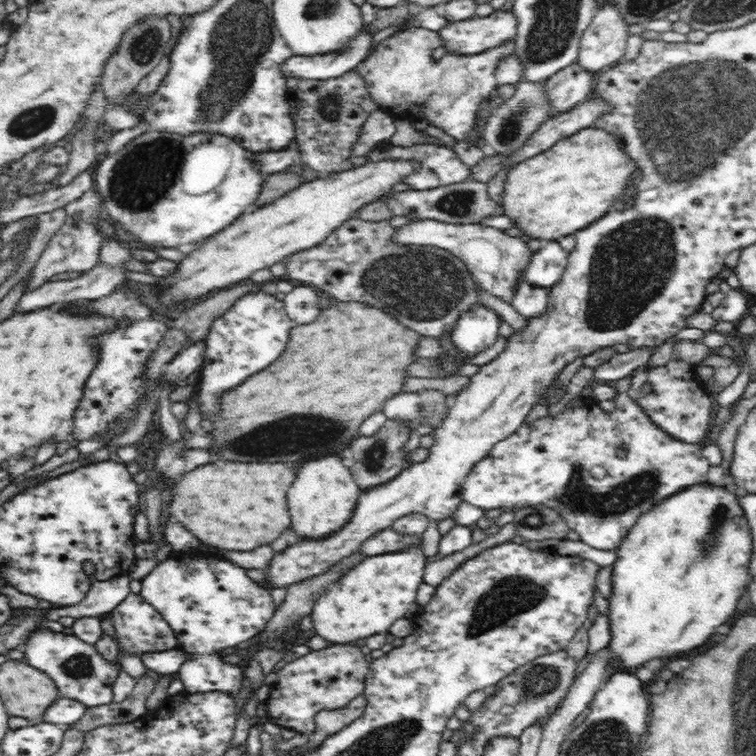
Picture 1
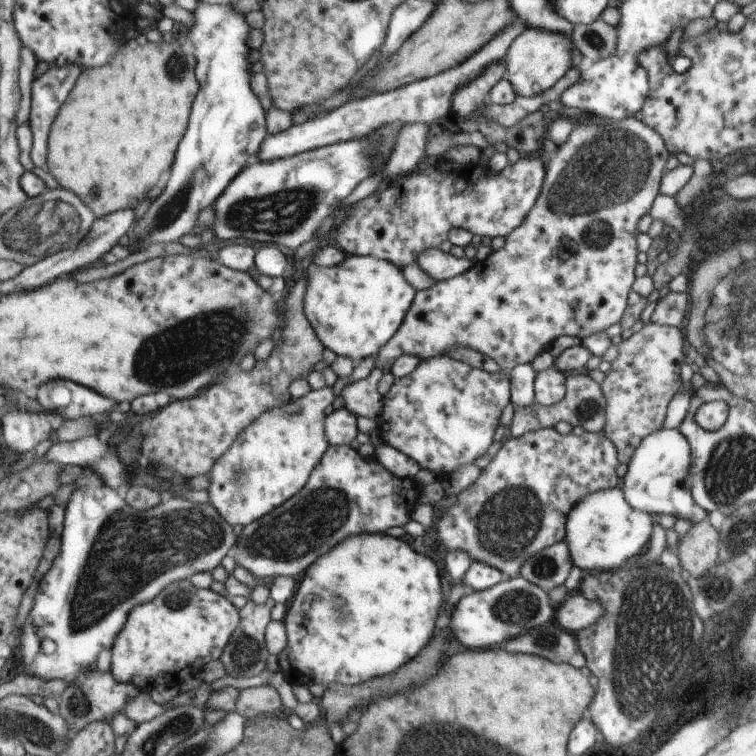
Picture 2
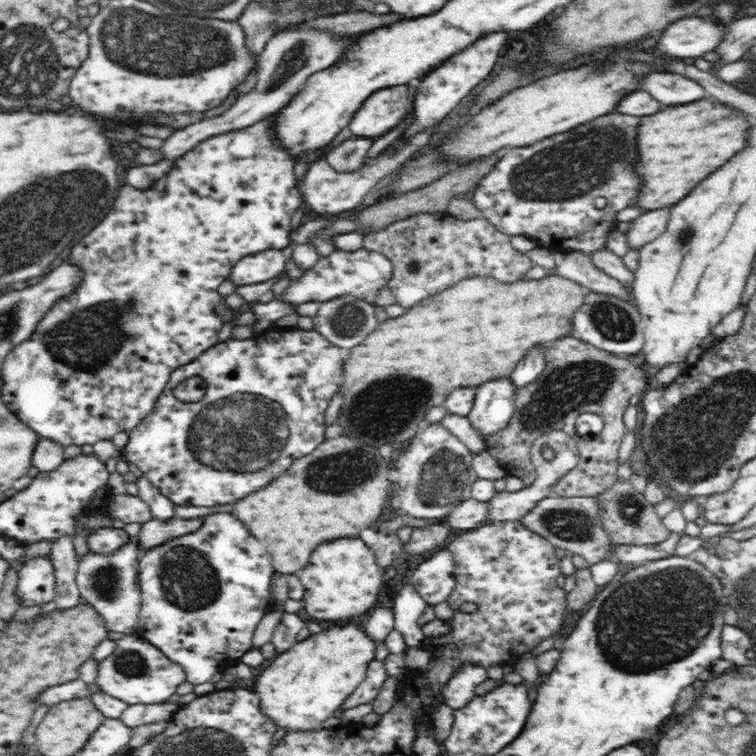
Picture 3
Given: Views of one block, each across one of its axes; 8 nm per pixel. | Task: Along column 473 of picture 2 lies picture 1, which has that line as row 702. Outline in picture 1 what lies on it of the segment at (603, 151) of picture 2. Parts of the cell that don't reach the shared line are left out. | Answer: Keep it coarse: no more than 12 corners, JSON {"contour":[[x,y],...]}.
{"contour":[[334,644],[289,660],[269,721],[308,737],[318,712],[348,708],[369,662]]}

